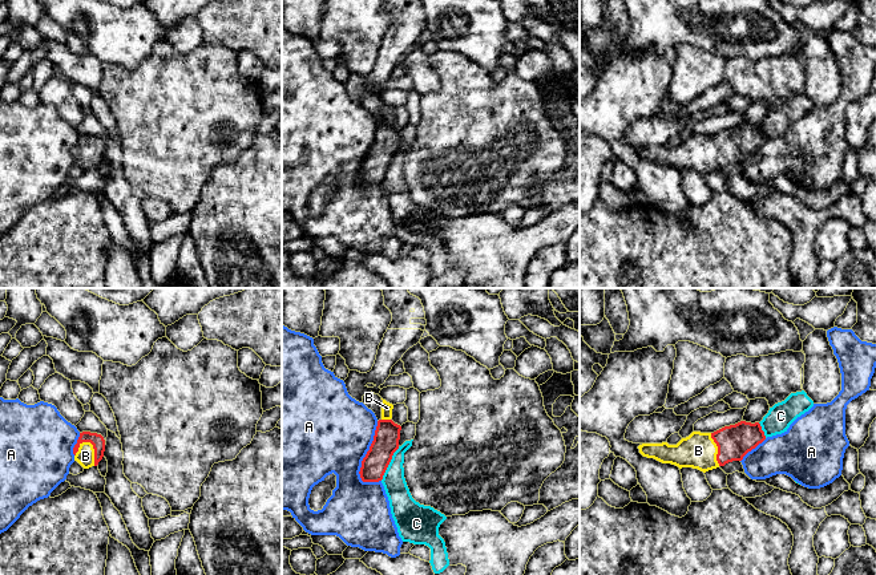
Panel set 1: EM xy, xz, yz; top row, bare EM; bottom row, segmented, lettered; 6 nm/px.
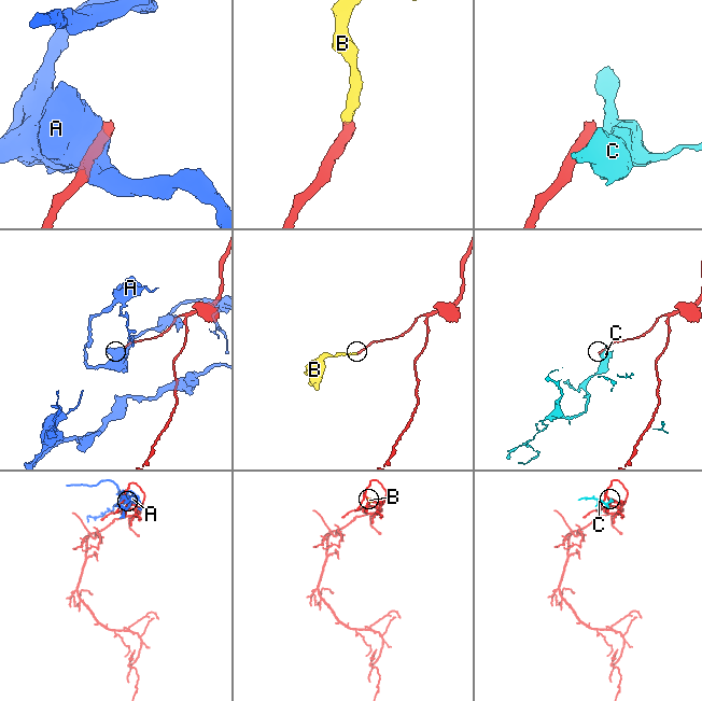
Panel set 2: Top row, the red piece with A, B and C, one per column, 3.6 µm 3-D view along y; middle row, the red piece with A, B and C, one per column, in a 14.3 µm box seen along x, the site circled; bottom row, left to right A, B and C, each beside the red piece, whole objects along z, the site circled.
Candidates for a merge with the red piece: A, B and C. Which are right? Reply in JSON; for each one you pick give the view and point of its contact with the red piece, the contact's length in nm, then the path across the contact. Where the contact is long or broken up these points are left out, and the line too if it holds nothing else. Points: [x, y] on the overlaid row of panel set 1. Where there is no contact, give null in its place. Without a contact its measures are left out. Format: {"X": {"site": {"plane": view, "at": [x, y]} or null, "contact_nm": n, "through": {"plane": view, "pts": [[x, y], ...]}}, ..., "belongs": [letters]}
{"B": {"site": {"plane": "xy", "at": [93, 448]}, "contact_nm": 170, "through": {"plane": "xy", "pts": [[96, 440], [93, 448], [85, 456]]}}, "belongs": ["B"]}

